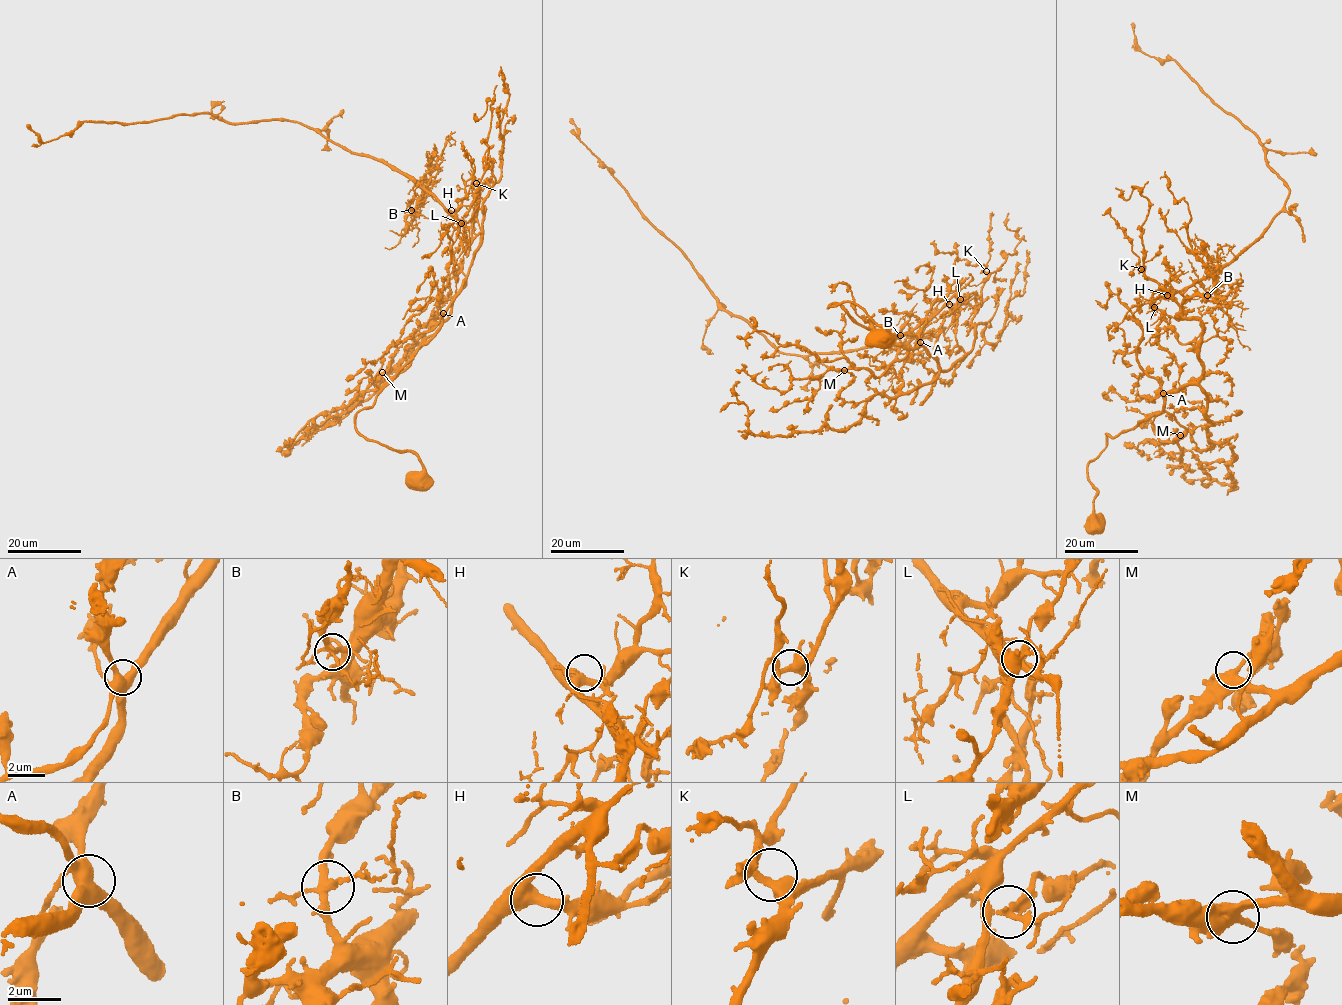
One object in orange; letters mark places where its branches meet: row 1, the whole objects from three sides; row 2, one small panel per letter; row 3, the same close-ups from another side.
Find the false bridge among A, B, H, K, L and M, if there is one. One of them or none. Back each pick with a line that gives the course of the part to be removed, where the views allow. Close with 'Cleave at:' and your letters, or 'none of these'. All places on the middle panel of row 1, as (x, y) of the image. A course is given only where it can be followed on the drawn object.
L: course (960, 299), (889, 341), (804, 355), (779, 352), (722, 310), (690, 262), (580, 141), (571, 118)
Cleave at: L

